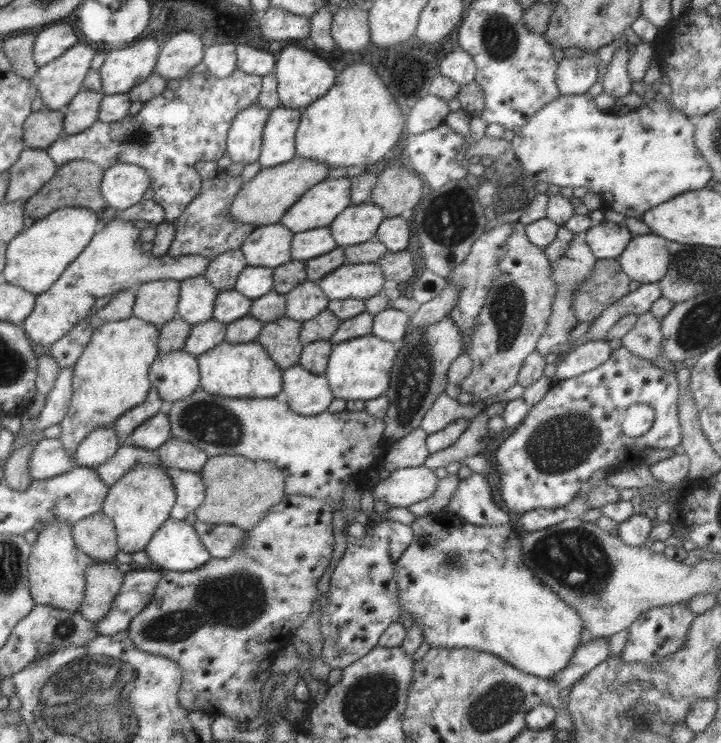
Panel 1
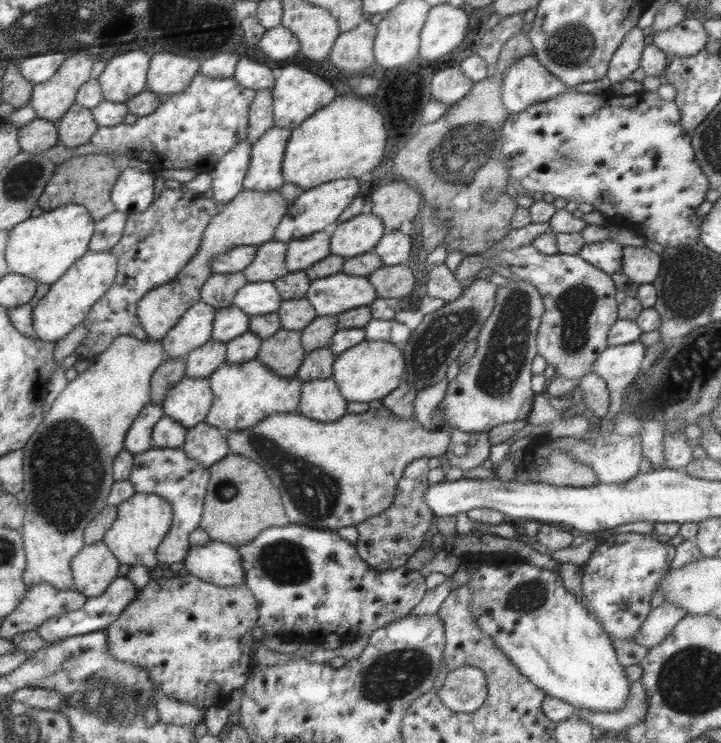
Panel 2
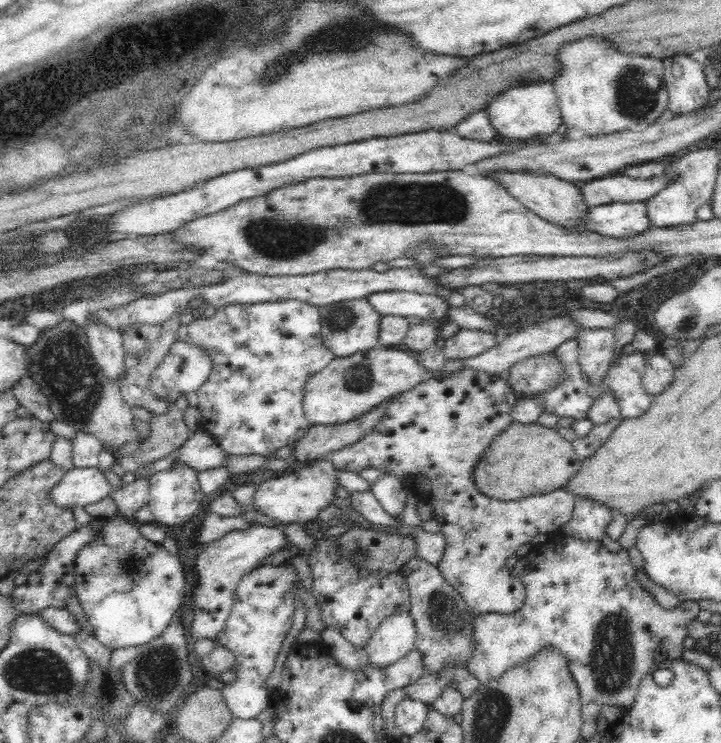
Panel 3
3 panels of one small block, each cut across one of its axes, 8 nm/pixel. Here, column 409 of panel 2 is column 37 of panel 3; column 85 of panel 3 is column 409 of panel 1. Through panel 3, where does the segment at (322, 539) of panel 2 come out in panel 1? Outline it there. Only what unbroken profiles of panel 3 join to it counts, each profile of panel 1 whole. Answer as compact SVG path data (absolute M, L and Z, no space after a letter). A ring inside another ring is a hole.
M392 520L377 522L361 538L344 534L347 548L331 572L325 595L327 605L319 619L323 637L320 657L329 668L345 668L367 654L377 645L385 628L402 613L397 601L393 566L413 541L411 527Z

